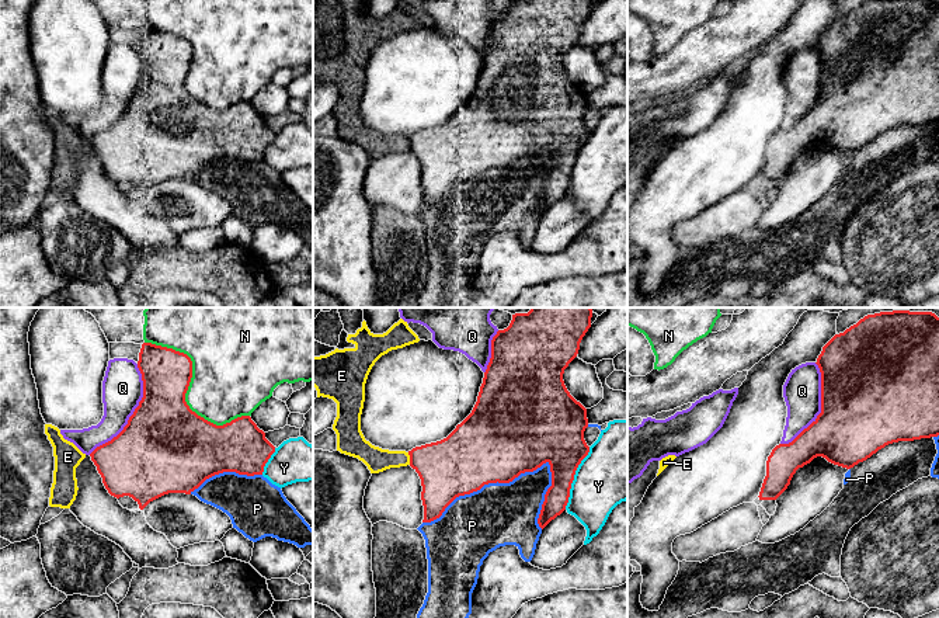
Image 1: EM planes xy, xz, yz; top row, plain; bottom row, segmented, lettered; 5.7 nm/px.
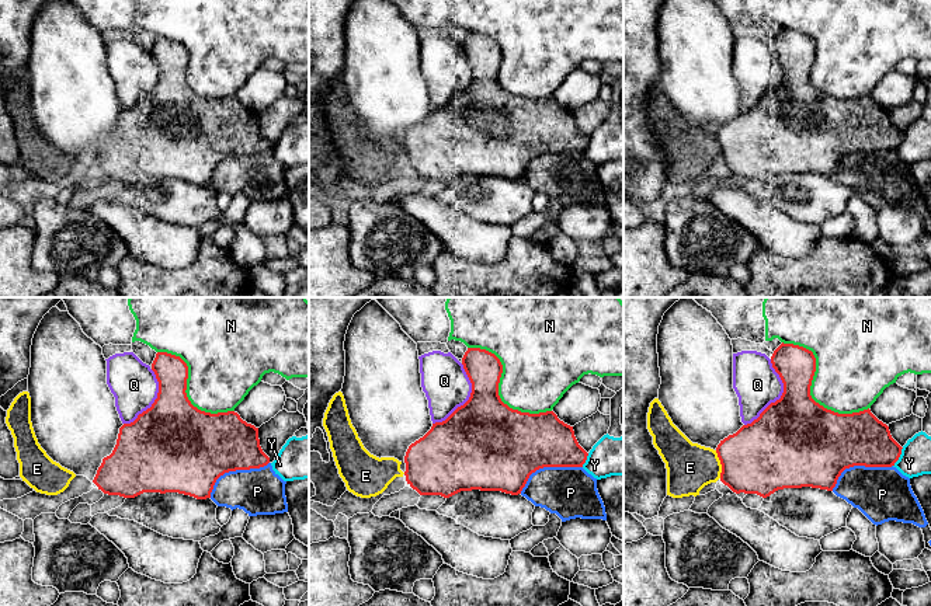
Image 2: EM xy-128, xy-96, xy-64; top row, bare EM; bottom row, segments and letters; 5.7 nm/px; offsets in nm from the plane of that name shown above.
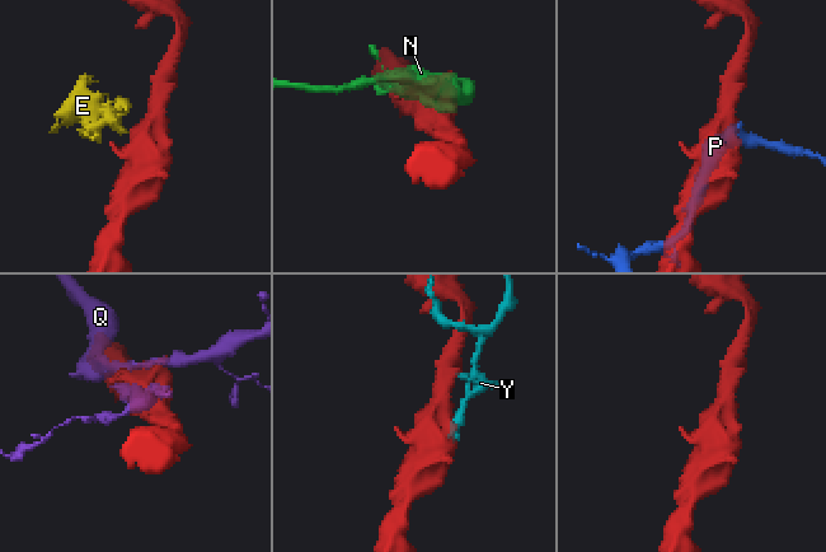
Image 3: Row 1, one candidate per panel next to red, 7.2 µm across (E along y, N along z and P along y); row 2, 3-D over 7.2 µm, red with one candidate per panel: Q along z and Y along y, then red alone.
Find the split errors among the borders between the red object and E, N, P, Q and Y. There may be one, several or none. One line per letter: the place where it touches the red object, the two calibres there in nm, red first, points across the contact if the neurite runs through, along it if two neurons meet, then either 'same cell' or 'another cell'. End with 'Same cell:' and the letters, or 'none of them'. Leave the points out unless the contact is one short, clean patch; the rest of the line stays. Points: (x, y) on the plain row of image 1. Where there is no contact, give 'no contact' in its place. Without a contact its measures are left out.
E: contact xz (410, 143); calibres 340 and 140 nm; border xz (407, 138), (410, 149); another cell
N: contact xy (187, 75); calibres 360 and 440 nm; another cell
P: contact xz (486, 169); calibres 460 and 360 nm; another cell
Q: contact xy (134, 99); calibres 500 and 240 nm; another cell
Y: contact xz (573, 163); calibres 300 and 360 nm; another cell
Same cell: none of them

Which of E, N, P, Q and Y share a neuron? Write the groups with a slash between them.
E / N / P / Q / Y

